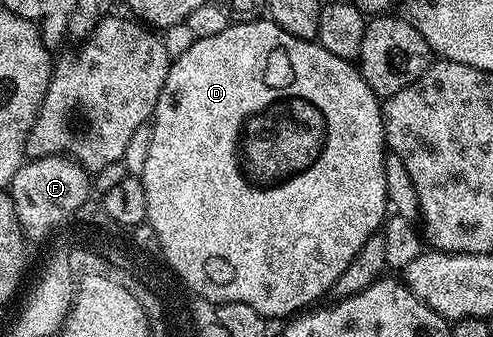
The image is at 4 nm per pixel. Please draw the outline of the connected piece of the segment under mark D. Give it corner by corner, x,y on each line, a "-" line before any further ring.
259,20
256,22
240,22
235,21
233,24
224,28
224,32
216,32
216,36
204,36
203,38
194,38
191,46
183,52
182,55
175,57
170,63
170,71
164,80
164,88
158,97
158,103
152,115
152,125
150,130
150,147
146,150
146,159
142,162
142,172
140,171
140,179
144,188
144,200
146,201
146,219
147,223
158,226
158,235
163,245
166,246
166,252
170,263
173,267
181,271
186,281
187,291
199,294
202,298
207,298
213,304
221,304
223,302
239,302
240,304
252,304
252,308
256,308
256,312
260,312
267,320
274,318
289,319
291,316
297,315
299,312
305,311
307,308
313,307
327,293
333,291
334,285
340,279
341,273
348,268
353,258
360,248
364,247
368,238
381,231
388,217
388,203
386,201
386,185
384,184
384,160
388,153
386,144
386,133
384,132
384,120
382,119
382,102
377,94
372,92
372,88
368,88
368,84
364,80
361,69
354,62
344,60
340,56
332,56
332,52
328,52
328,48
324,48
318,41
309,38
297,38
292,36
292,32
284,32
284,28
280,28
269,20

